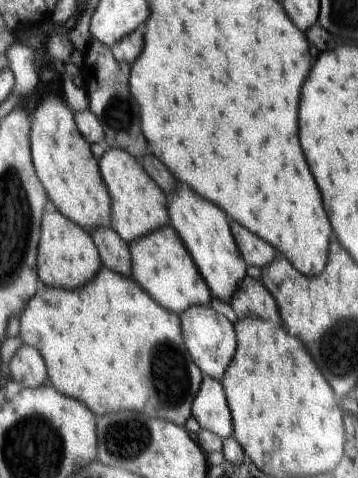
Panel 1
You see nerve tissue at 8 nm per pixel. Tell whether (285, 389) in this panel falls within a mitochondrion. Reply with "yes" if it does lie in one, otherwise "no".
no

